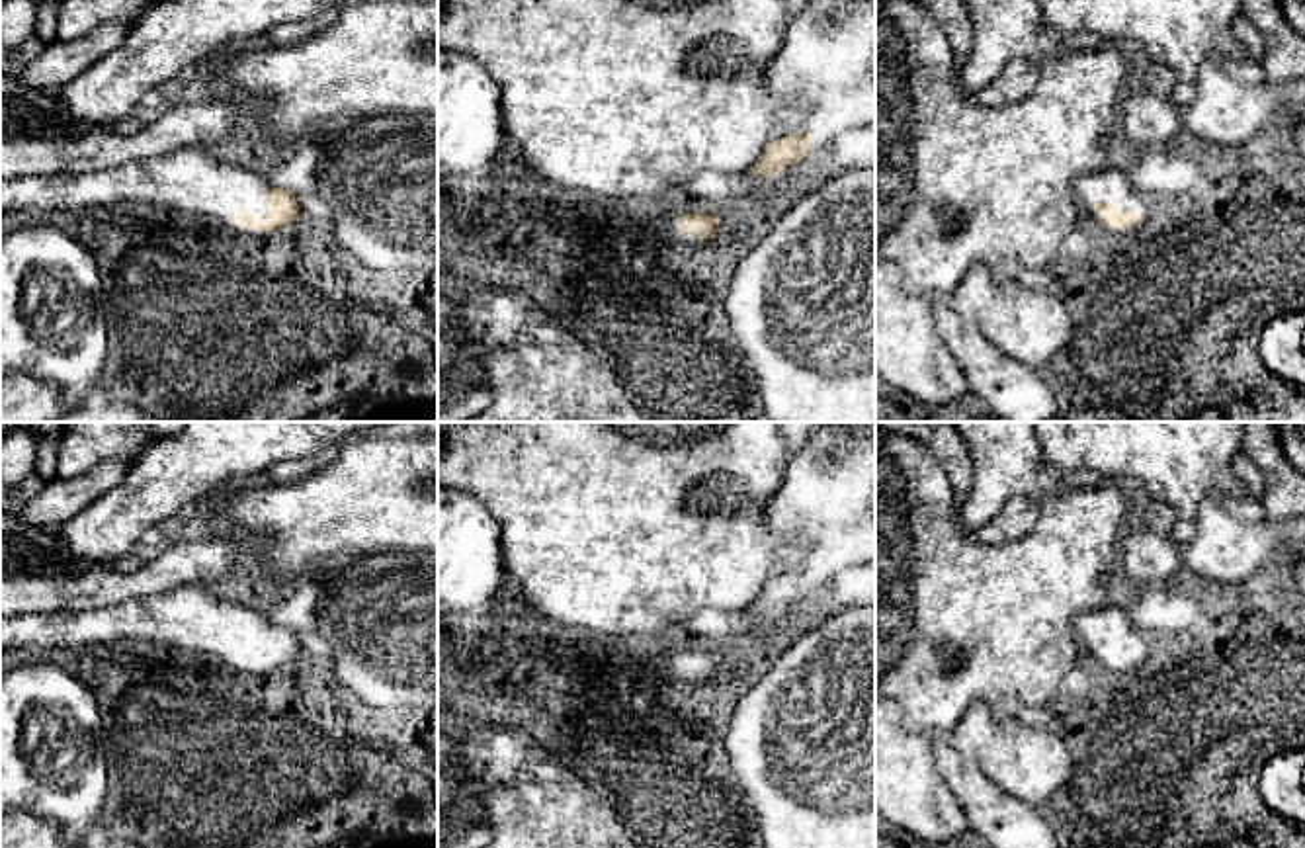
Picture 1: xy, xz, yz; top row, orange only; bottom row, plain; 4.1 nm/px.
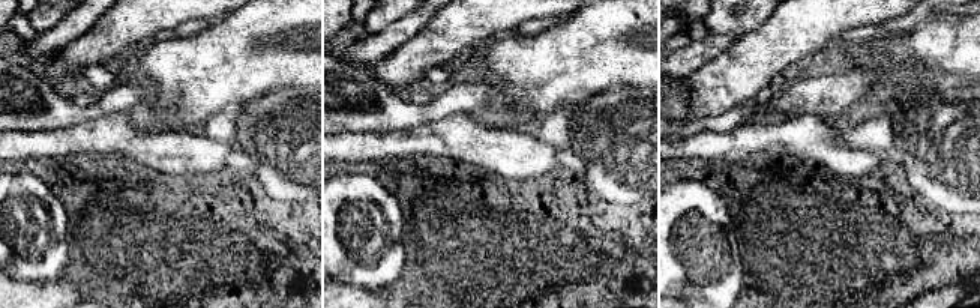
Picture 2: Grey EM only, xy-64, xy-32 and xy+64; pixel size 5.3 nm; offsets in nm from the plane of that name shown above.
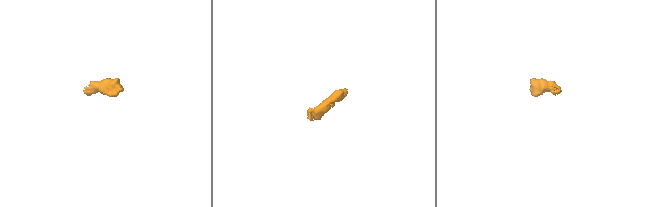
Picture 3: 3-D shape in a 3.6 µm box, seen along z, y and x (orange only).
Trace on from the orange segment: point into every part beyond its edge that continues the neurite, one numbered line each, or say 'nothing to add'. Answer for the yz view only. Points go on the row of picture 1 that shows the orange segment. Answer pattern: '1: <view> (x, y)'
1: yz (1110, 184)

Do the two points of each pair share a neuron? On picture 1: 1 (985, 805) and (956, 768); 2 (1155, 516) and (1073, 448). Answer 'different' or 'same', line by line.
1: same
2: different

